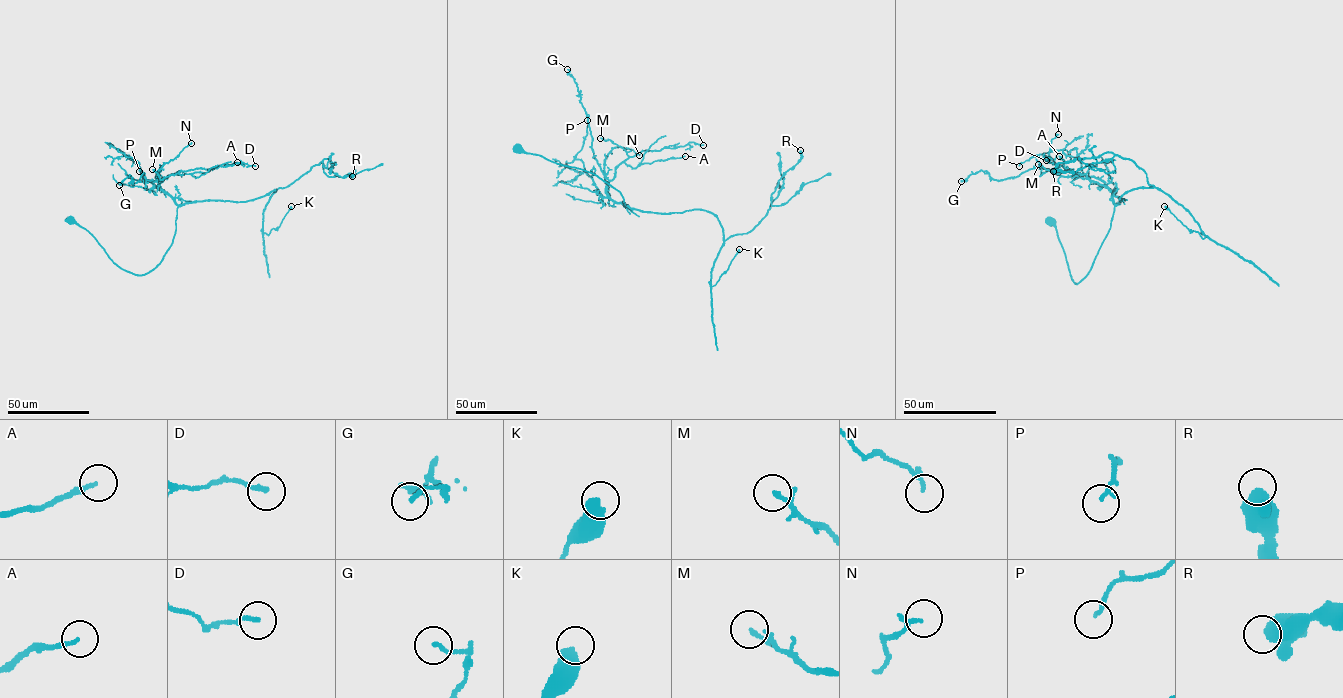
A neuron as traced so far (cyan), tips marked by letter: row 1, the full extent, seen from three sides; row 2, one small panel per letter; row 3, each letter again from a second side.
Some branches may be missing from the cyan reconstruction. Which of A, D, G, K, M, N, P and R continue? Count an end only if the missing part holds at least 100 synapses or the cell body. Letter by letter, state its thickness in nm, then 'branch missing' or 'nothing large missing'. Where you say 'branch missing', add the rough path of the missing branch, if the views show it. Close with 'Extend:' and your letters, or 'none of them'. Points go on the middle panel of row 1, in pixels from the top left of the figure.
A: 170 nm thick; nothing large missing
D: 170 nm thick; nothing large missing
G: 140 nm thick; nothing large missing
K: 500 nm thick; nothing large missing
M: 120 nm thick; nothing large missing
N: 180 nm thick; nothing large missing
P: 140 nm thick; nothing large missing
R: 650 nm thick; nothing large missing
Extend: none of them

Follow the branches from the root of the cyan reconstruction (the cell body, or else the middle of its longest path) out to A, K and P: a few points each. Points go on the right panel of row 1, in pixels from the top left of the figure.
A: (1051, 220), (1077, 283), (1110, 228), (1114, 203), (1107, 187), (1066, 169), (1073, 169), (1059, 156)
K: (1051, 220), (1077, 283), (1093, 264), (1114, 206), (1133, 189), (1159, 188), (1206, 235), (1190, 232), (1164, 206)
P: (1051, 220), (1077, 283), (1110, 228), (1112, 193), (1061, 149), (1019, 166)

